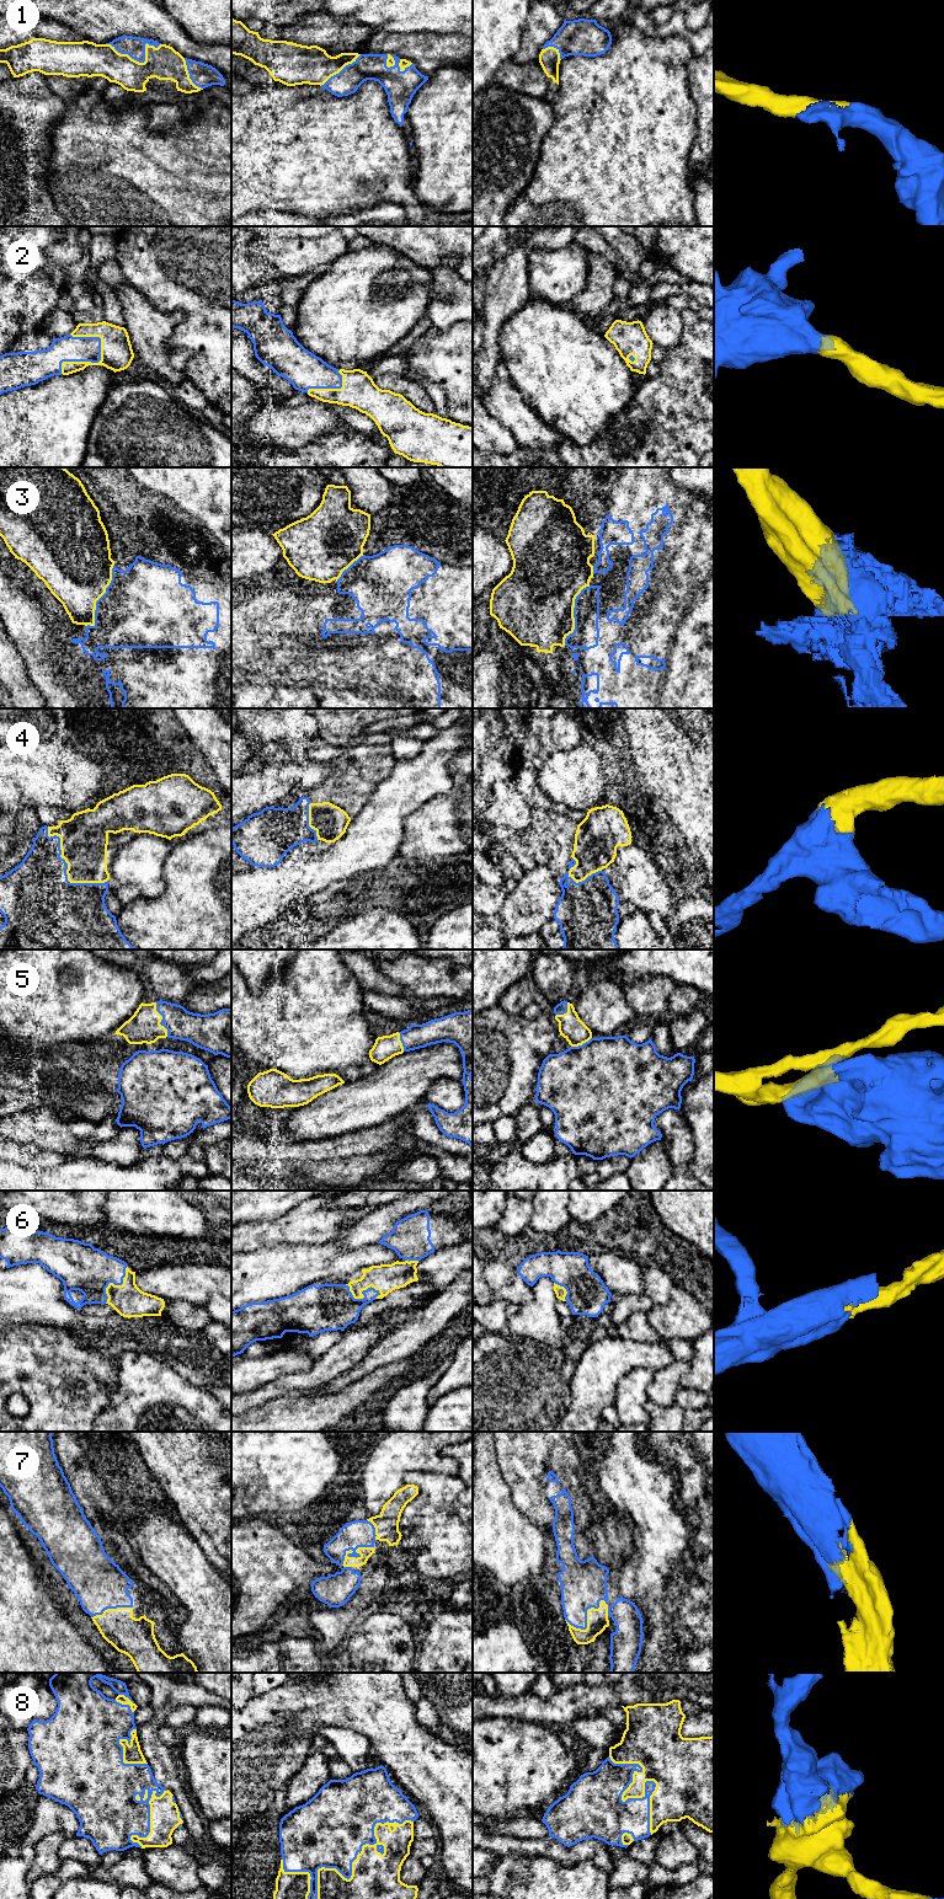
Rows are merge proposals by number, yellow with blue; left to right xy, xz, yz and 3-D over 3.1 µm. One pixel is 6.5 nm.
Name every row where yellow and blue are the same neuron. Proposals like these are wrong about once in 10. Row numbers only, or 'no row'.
1, 2, 3, 4, 5, 6, 7, 8

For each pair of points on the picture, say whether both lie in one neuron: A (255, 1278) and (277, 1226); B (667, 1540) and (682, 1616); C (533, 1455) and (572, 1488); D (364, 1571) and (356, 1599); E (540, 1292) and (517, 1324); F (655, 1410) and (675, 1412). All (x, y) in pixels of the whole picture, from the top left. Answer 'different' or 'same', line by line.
A: different
B: different
C: same
D: different
E: same
F: same

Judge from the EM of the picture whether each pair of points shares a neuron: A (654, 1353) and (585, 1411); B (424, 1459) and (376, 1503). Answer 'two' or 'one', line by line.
A: one
B: one

